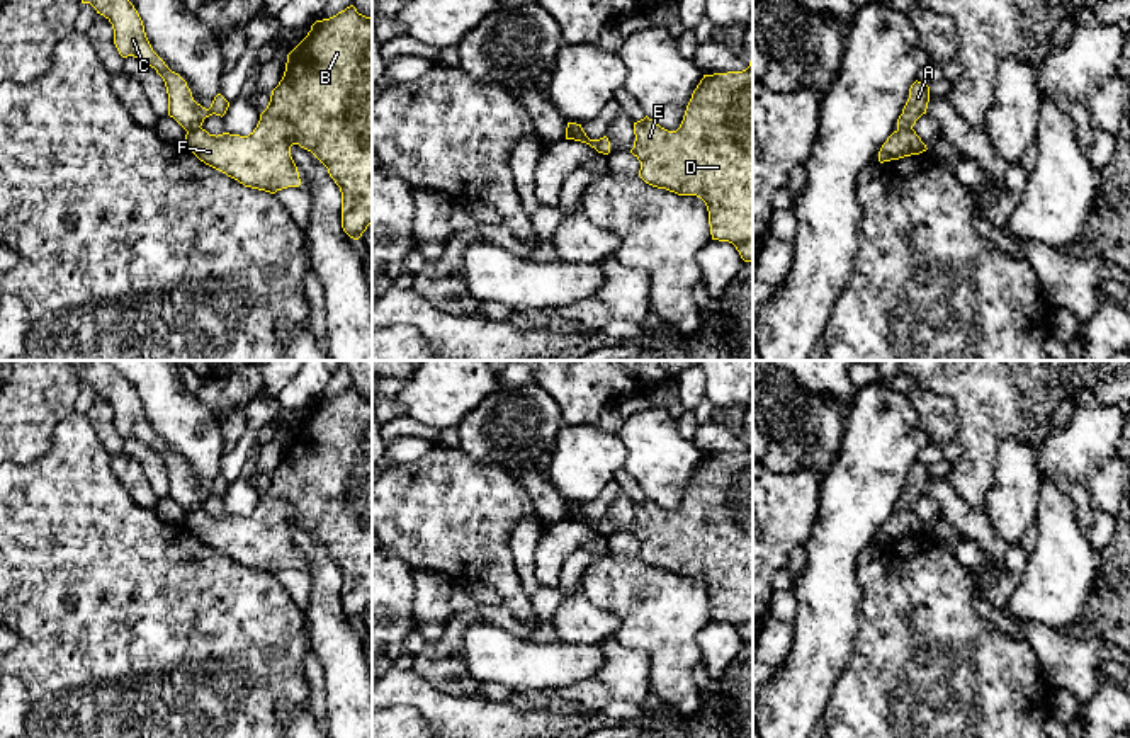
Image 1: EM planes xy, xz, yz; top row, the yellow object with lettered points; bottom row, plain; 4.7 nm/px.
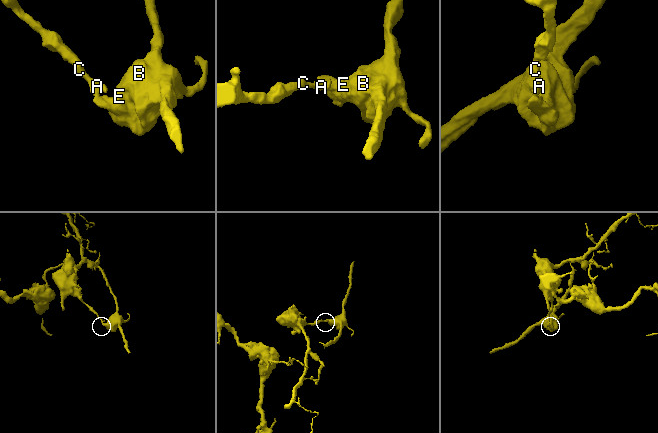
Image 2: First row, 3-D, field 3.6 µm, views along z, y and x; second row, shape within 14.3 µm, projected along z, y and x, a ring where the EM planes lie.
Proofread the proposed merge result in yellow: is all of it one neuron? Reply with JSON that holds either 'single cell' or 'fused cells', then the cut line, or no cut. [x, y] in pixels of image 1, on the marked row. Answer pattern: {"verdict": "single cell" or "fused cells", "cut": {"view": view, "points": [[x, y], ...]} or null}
{"verdict": "fused cells", "cut": {"view": "yz", "points": [[911, 126], [898, 130]]}}

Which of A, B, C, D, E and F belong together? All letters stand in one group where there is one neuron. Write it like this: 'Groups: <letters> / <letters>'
Groups: A C / B D E F

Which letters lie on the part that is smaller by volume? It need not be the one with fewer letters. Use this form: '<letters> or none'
B, D, E, F

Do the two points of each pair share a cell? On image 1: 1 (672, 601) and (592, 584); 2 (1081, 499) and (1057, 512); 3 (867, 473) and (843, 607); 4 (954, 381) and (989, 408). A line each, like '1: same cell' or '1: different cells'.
1: same cell
2: different cells
3: same cell
4: same cell

